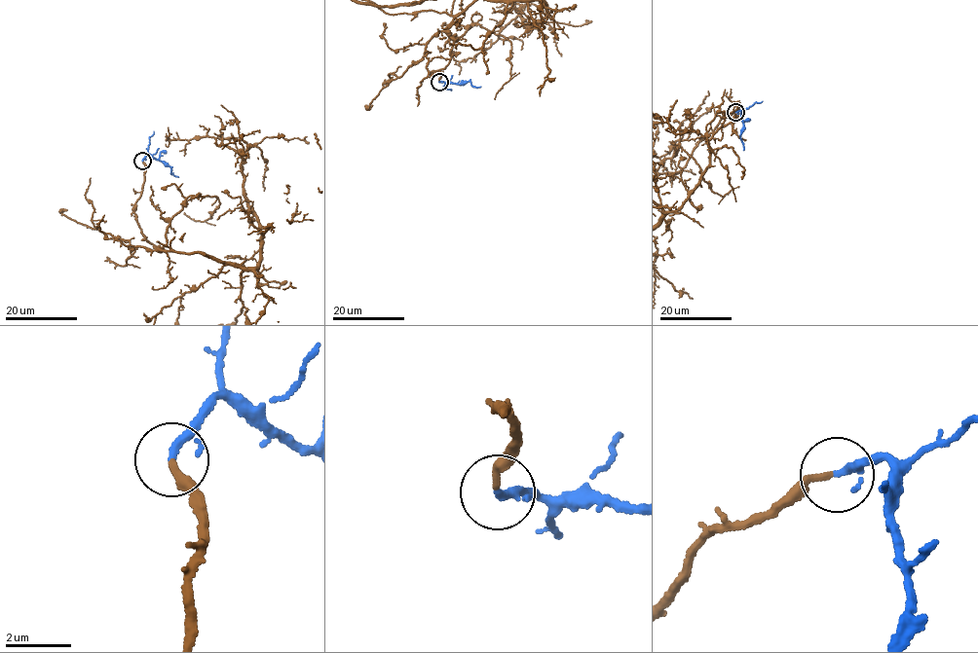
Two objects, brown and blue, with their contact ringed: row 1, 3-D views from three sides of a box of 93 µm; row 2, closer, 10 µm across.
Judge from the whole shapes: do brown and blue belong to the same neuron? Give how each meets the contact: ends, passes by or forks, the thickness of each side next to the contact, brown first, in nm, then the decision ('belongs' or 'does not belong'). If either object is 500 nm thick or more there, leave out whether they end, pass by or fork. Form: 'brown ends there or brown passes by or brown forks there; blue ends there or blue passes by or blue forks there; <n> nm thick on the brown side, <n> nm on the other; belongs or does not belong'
brown ends there; blue passes by; 240 nm thick on the brown side, 170 nm on the other; belongs

